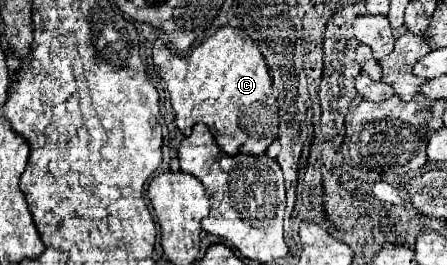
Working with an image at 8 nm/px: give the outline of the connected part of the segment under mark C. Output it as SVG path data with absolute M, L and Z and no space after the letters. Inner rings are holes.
M218 28L212 36L208 36L200 46L196 46L188 56L172 54L166 48L162 38L154 42L152 58L158 74L166 80L166 86L172 96L172 106L176 112L176 124L184 136L190 136L194 124L204 122L212 124L212 132L218 136L224 132L222 138L234 134L236 136L236 154L262 154L266 152L268 144L278 134L278 116L276 116L276 94L272 88L272 78L268 74L268 66L260 56L256 44L238 28Z

